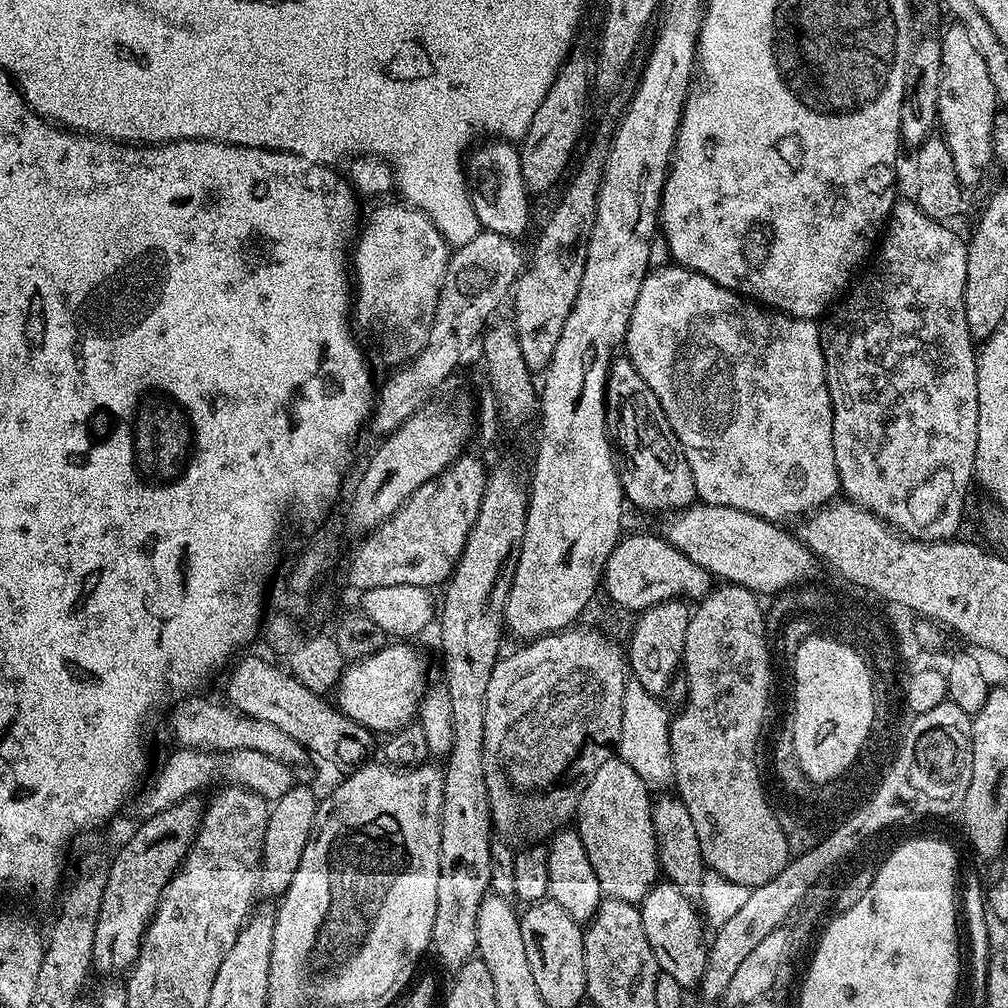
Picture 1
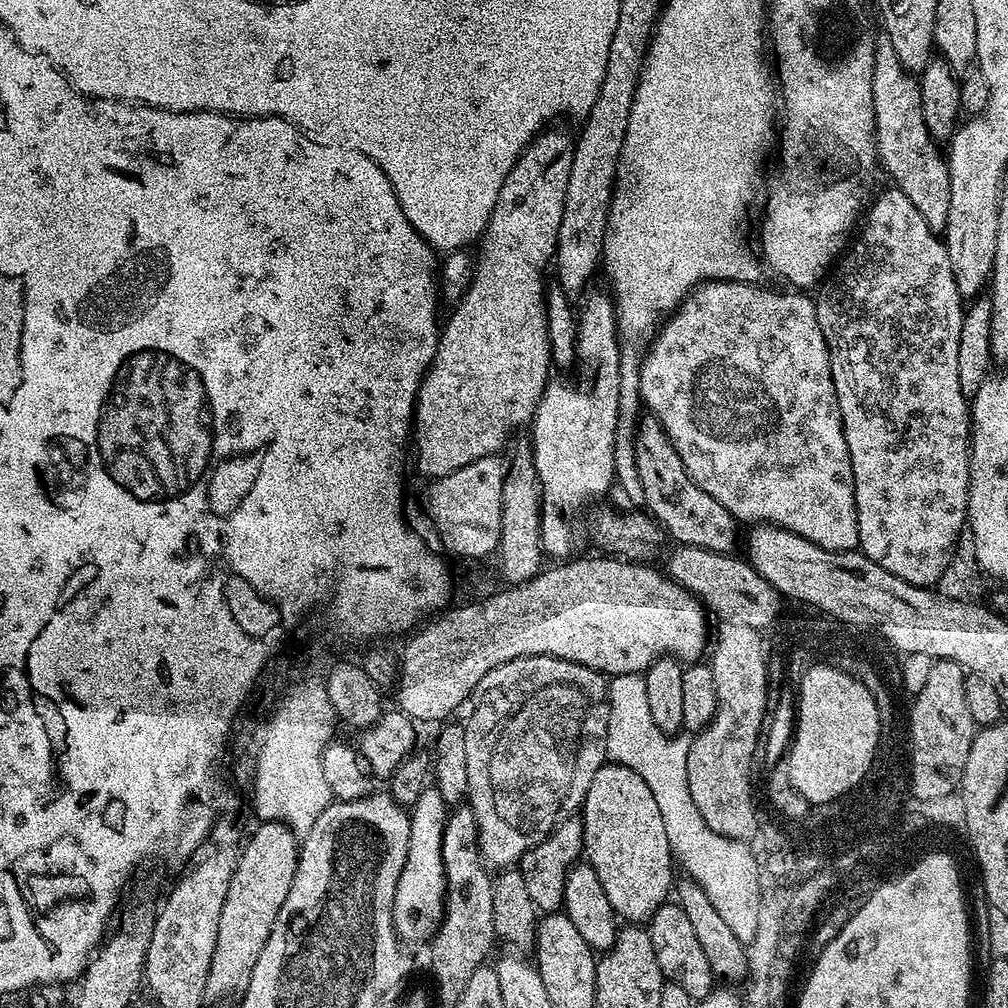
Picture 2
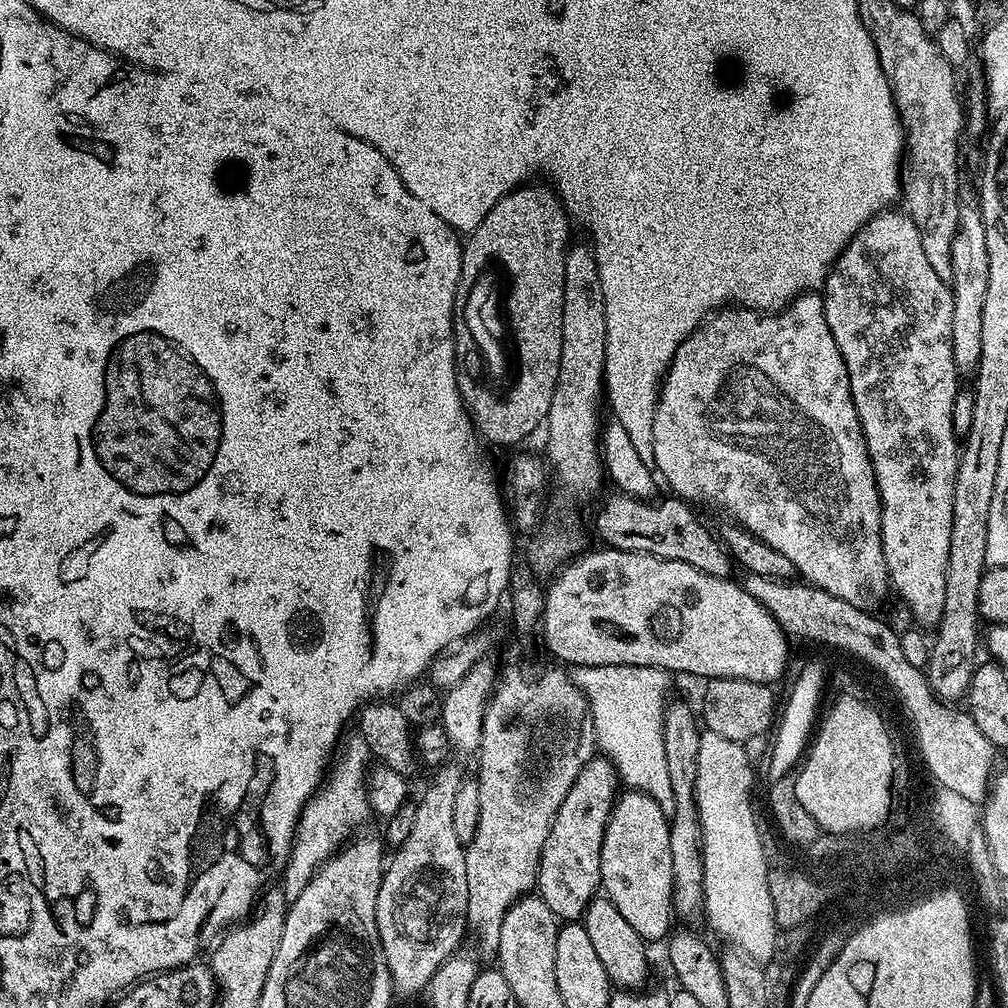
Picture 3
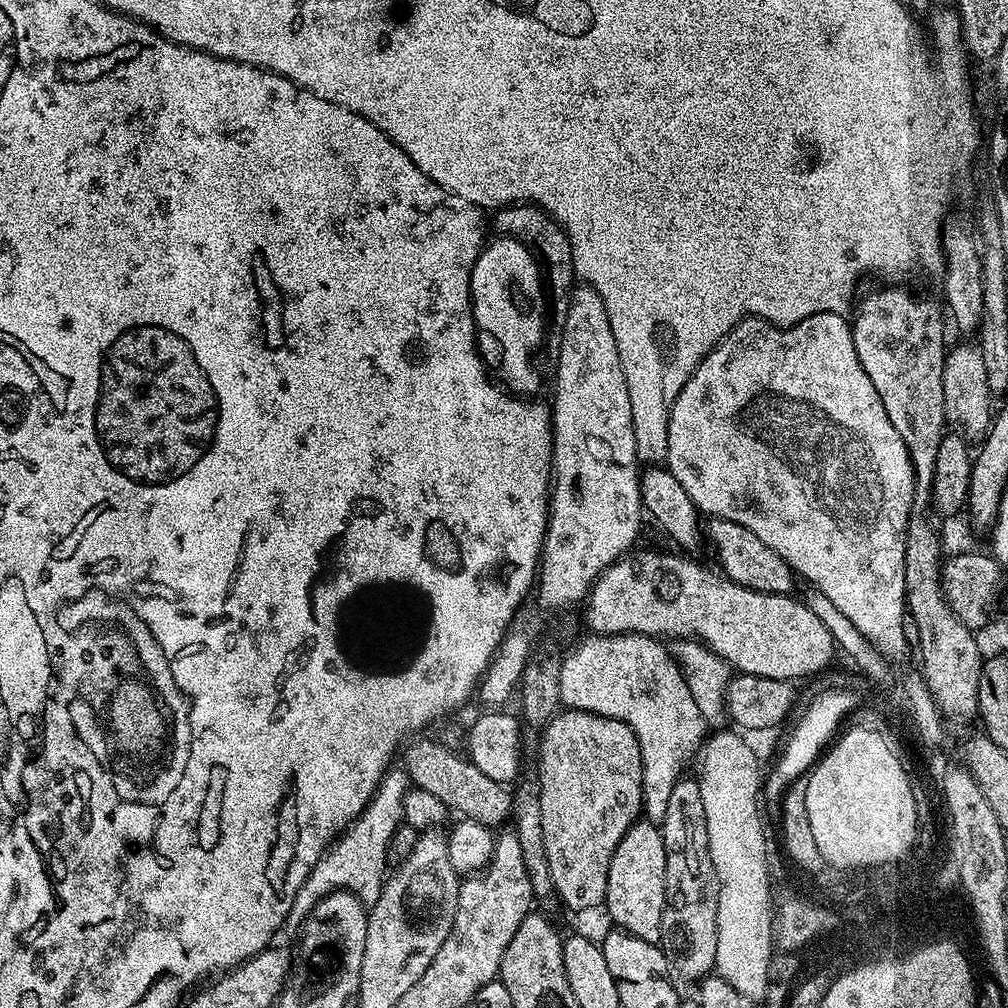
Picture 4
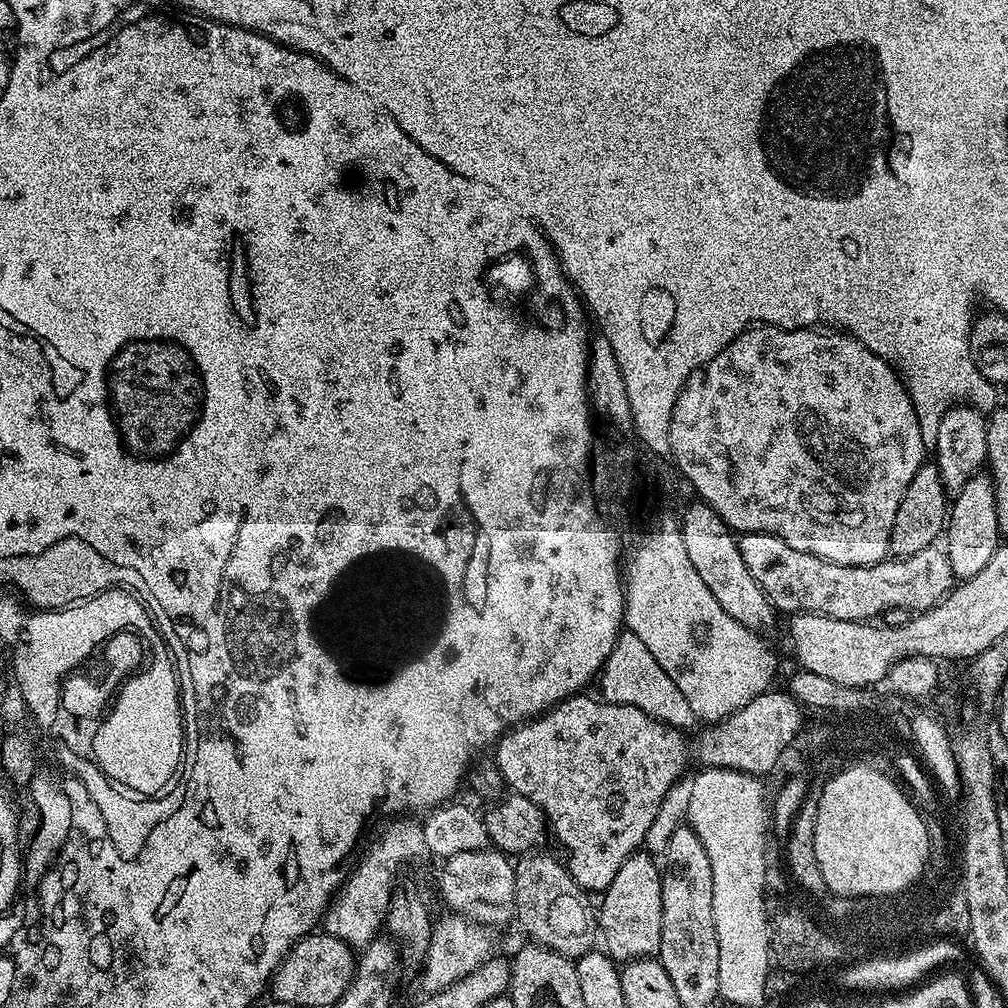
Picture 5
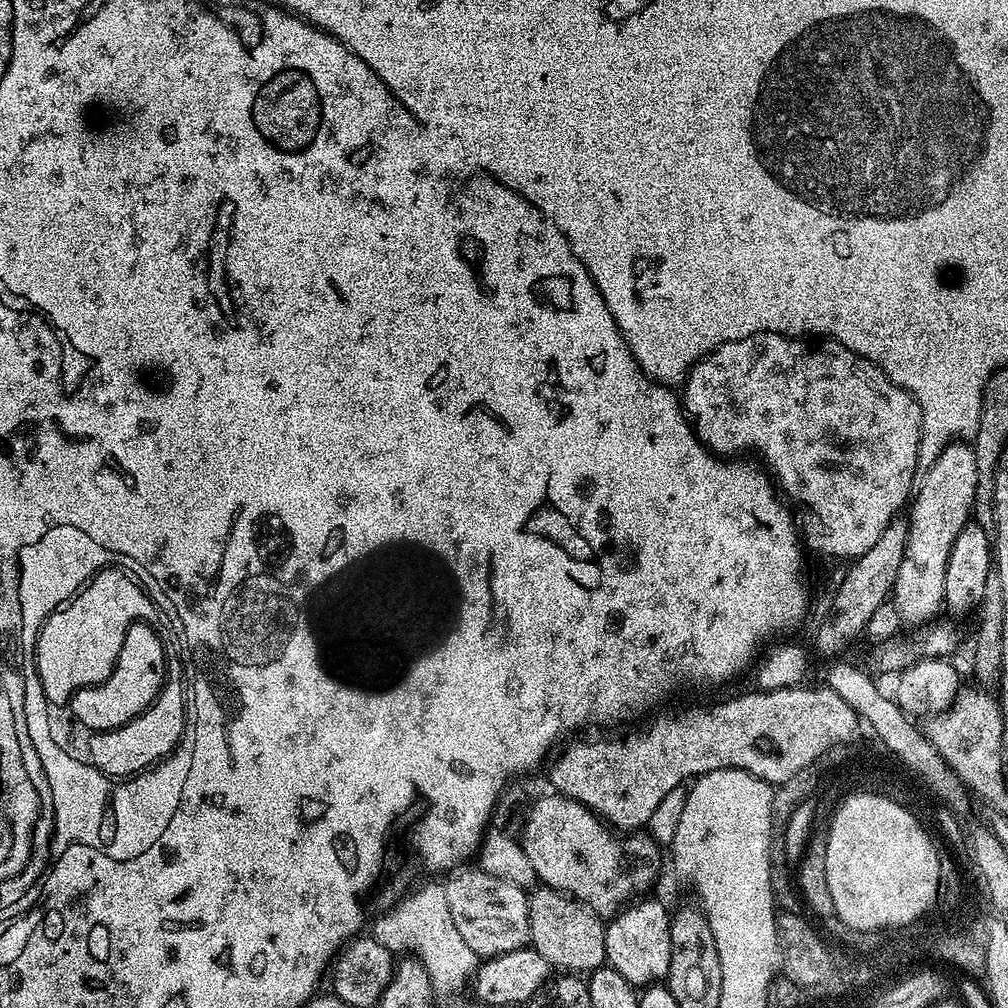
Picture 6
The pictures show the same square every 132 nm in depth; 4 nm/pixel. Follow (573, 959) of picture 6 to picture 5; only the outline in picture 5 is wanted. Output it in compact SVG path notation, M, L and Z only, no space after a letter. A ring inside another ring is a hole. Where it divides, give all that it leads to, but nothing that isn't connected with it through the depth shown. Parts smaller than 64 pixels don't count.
M543 852L521 855L513 865L514 868L514 913L515 923L520 923L522 931L528 935L529 941L535 942L542 948L549 948L558 954L569 958L579 958L582 954L593 951L598 940L598 920L594 915L594 904L591 904L589 893L574 882L563 861L558 862L554 857Z

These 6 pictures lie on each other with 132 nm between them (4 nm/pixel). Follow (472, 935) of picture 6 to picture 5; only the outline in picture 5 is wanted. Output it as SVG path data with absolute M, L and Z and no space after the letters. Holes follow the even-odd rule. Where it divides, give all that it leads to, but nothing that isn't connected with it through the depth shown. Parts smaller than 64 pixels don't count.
M489 846L482 850L454 854L441 864L444 865L440 868L440 896L452 907L449 909L455 915L465 916L485 926L504 924L513 919L516 911L514 864L505 853Z

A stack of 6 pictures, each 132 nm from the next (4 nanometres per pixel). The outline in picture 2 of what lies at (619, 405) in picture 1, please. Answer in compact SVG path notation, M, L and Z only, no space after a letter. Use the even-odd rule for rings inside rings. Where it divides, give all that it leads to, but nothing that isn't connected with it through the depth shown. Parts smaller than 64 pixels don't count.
M651 414L639 417L634 437L634 459L644 495L643 507L671 539L672 536L676 539L677 545L726 553L735 549L732 547L736 544L736 517L722 506L722 502L718 502L718 498L710 498L706 490L693 482L664 428Z

